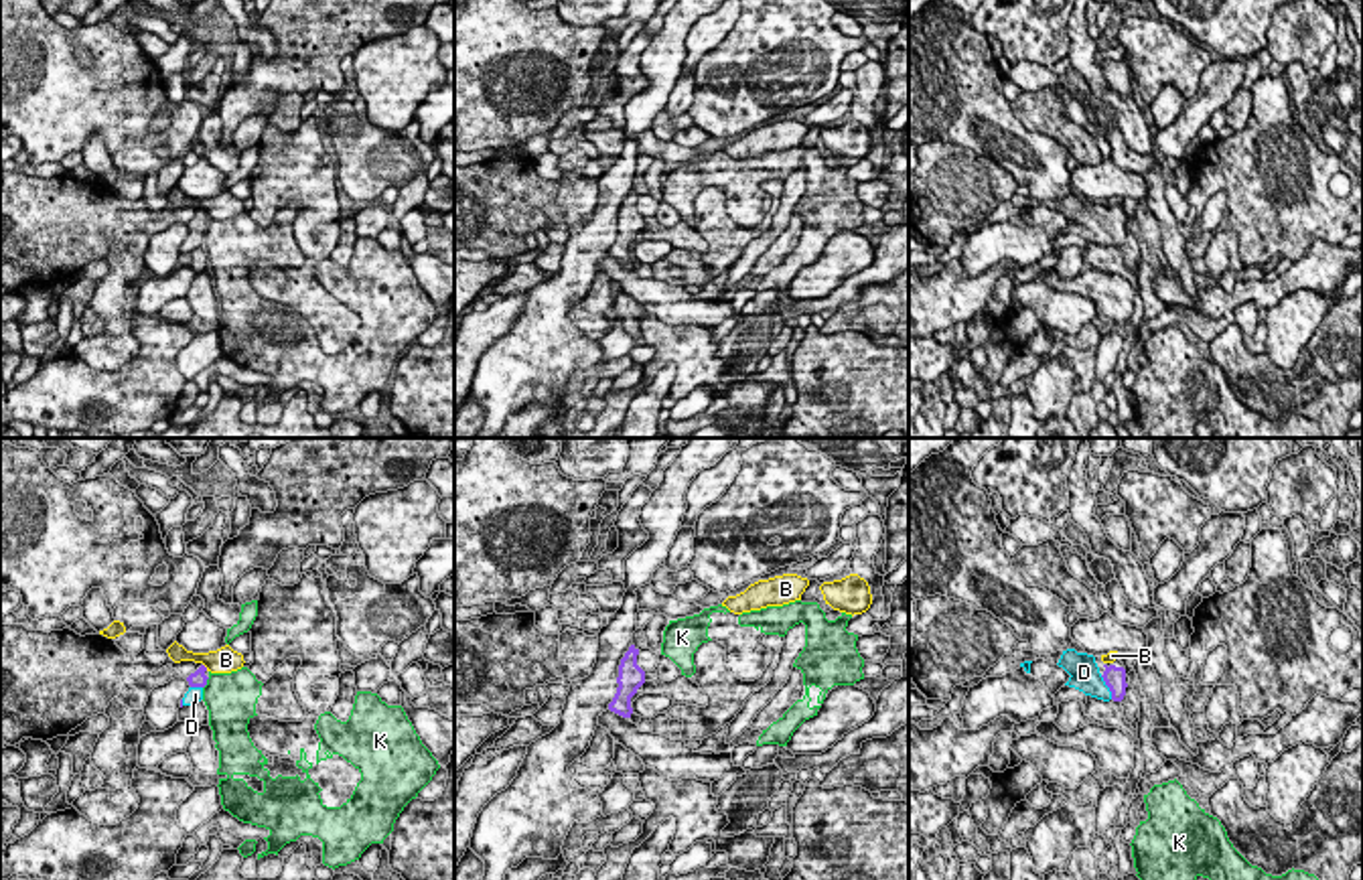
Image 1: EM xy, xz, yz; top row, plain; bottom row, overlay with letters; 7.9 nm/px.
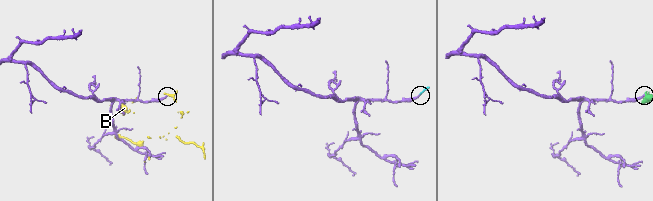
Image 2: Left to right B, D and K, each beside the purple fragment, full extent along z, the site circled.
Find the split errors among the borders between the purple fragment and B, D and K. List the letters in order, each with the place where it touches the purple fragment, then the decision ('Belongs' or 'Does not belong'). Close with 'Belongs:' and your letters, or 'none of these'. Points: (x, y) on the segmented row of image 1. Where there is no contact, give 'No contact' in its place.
B: Touches purple at xy (205, 668). Does not belong
D: Touches purple at yz (1108, 686). Belongs
K: Touches purple at xy (205, 684). Does not belong
Belongs: D

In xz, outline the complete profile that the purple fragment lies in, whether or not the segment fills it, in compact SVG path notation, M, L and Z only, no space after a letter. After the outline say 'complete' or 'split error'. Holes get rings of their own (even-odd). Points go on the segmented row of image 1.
M631 645L625 657L621 659L617 677L619 687L613 702L608 704L608 710L623 718L631 718L631 698L645 683L645 671L637 665L637 655L639 649Z | complete

